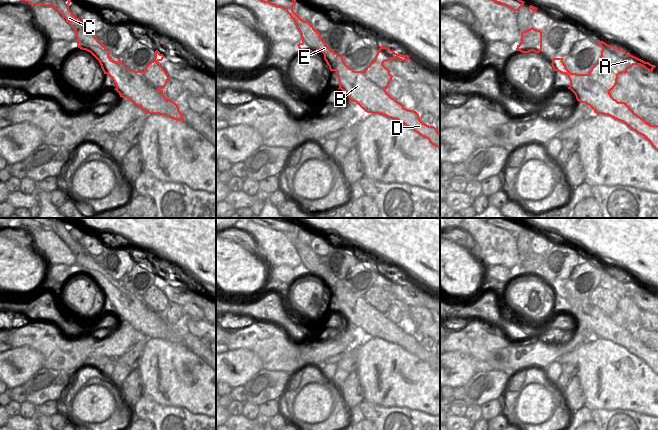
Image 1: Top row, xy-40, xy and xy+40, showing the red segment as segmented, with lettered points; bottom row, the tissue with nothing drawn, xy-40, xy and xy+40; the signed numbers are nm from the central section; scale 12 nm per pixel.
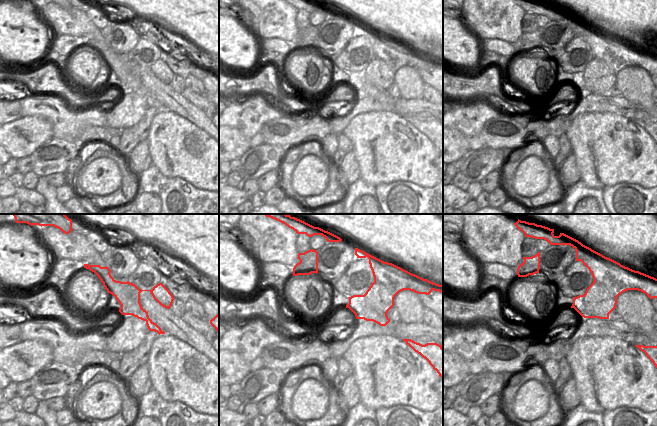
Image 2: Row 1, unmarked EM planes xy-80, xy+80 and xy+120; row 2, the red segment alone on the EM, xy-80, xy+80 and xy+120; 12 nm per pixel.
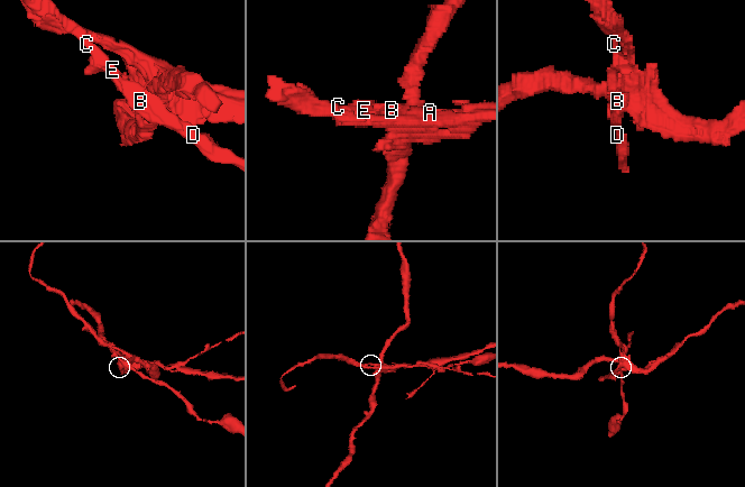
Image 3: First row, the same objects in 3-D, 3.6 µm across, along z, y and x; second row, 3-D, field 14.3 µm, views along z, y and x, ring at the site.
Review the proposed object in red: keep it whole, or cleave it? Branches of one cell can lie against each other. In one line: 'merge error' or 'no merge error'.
merge error

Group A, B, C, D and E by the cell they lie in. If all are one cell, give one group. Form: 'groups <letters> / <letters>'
groups A / B C D E

